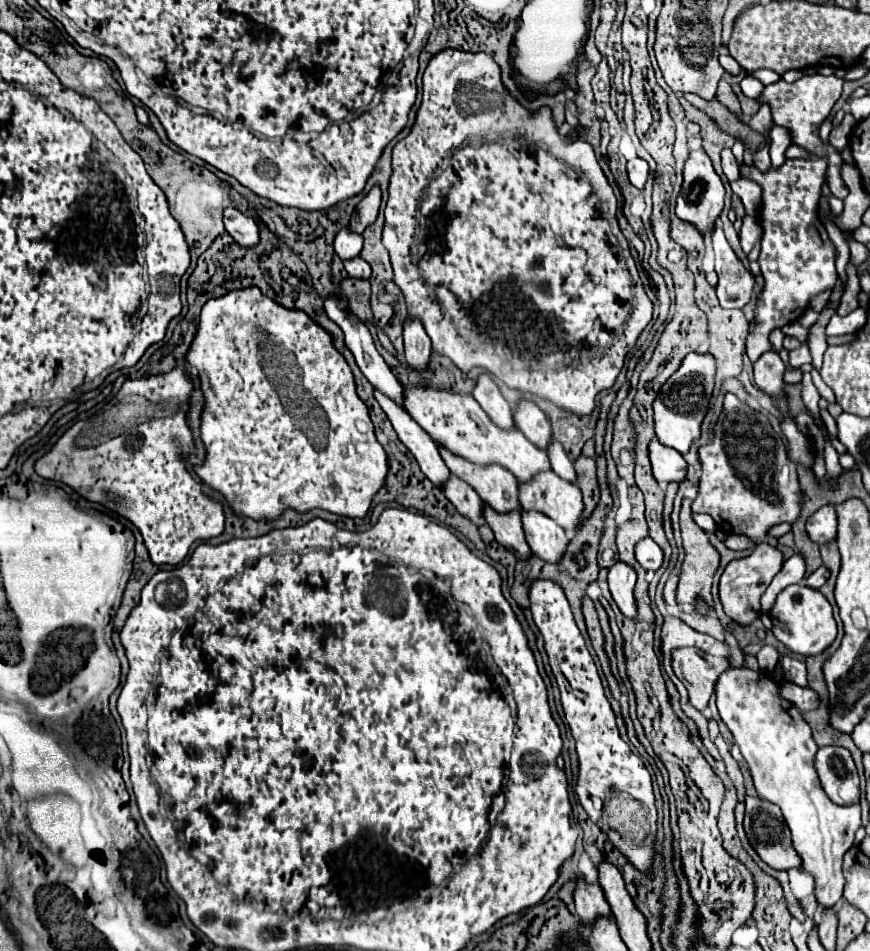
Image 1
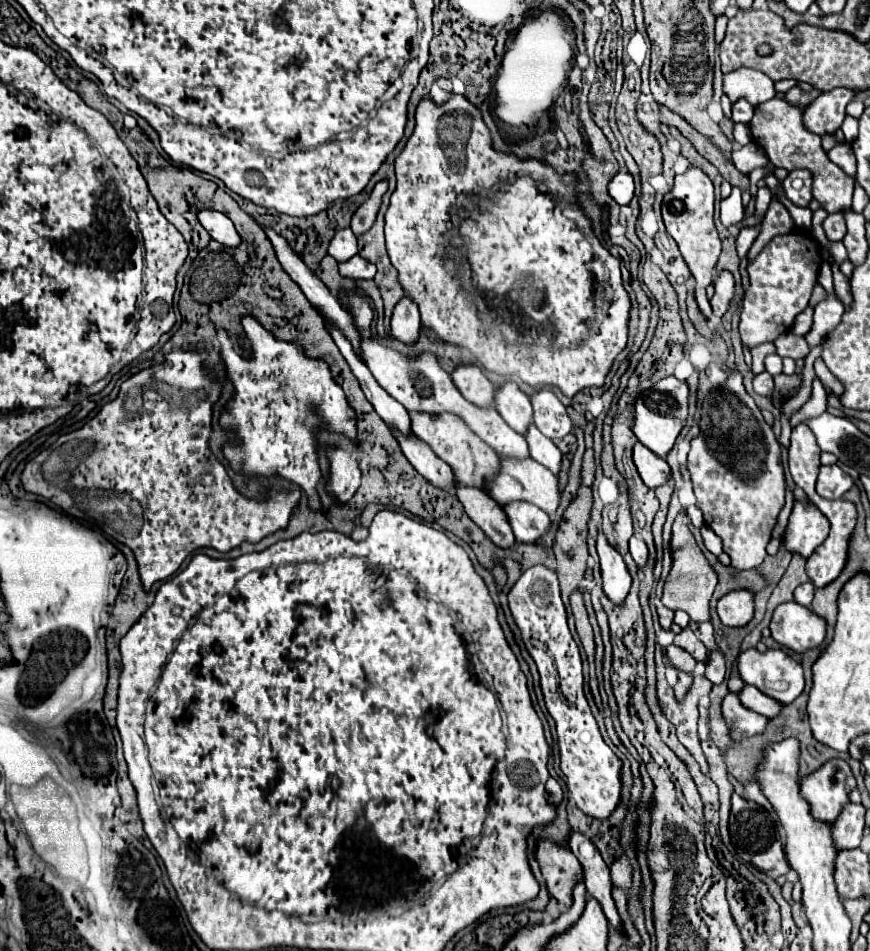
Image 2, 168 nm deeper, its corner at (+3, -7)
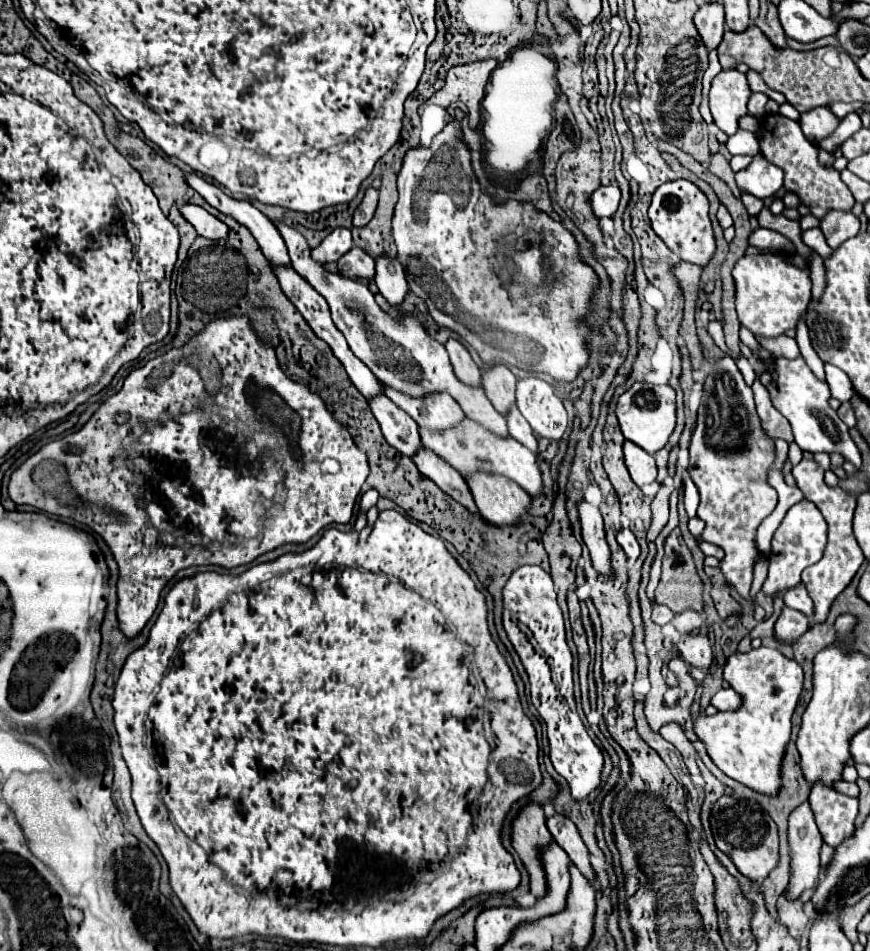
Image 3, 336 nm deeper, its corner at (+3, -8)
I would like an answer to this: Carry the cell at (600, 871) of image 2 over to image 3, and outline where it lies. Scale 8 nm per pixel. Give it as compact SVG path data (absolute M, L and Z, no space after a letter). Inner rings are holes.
M555 813L555 815L547 817L547 827L549 827L555 843L561 845L561 849L571 857L571 861L577 865L577 869L585 877L593 879L595 873L593 873L591 863L589 863L589 851L587 851L583 839L579 835L575 823L569 817Z

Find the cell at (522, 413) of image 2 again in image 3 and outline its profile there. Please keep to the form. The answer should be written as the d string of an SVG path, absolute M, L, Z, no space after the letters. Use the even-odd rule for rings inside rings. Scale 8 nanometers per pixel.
M495 363L481 373L481 385L499 413L507 413L507 405L515 403L515 381L517 377L503 363Z

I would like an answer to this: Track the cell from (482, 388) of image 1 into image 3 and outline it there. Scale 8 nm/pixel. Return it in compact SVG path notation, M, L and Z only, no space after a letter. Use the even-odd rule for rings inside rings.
M447 339L445 349L447 349L449 357L451 357L451 363L453 363L455 375L457 375L463 383L479 385L481 371L479 371L479 367L475 365L475 361L471 359L469 351L467 351L467 349L457 341L457 339Z

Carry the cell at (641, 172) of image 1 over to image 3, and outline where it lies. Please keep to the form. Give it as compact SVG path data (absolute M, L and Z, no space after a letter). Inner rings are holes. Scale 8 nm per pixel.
M609 185L609 187L599 187L591 193L591 211L597 219L603 217L611 217L617 211L621 199L621 191L617 185Z

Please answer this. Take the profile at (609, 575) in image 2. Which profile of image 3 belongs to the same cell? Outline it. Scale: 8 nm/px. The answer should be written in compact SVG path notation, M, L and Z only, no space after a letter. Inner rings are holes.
M579 501L577 513L579 513L579 523L581 523L581 537L583 537L585 545L589 547L595 569L599 569L601 573L611 573L611 569L609 569L611 551L603 537L603 519L601 519L599 507L595 507L587 501Z

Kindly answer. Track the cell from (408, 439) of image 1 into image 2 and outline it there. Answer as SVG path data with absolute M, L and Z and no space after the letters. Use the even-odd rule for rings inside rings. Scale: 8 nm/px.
M325 324L325 326L327 326L327 330L329 330L329 334L333 336L335 344L339 346L343 358L345 358L347 364L351 366L355 378L359 380L359 384L361 384L367 400L373 404L375 412L383 418L383 422L385 422L389 428L393 428L393 430L409 436L409 434L411 434L409 412L407 412L397 400L393 400L387 392L383 392L383 388L377 384L377 380L373 378L373 374L369 372L369 368L357 358L357 354L353 352L353 348L351 348L349 340L343 336L343 332L339 332L337 328L331 328L329 324Z

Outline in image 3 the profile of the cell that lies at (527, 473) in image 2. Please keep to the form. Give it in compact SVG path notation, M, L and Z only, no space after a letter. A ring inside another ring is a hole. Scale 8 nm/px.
M465 417L457 427L445 429L445 431L429 431L425 427L419 427L421 443L423 447L439 453L449 465L453 465L459 473L469 473L475 469L487 469L491 473L503 473L505 477L511 477L517 481L531 497L539 495L543 485L541 485L541 473L537 467L537 457L533 451L523 447L519 441L513 437L499 437L485 427L481 427L477 421Z

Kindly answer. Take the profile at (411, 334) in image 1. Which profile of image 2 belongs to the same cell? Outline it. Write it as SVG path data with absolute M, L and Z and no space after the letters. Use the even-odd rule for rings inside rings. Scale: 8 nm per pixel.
M405 296L403 300L399 300L399 304L393 310L391 332L405 346L415 346L419 340L419 330L421 330L419 310L417 310L415 302L407 300L407 296Z

